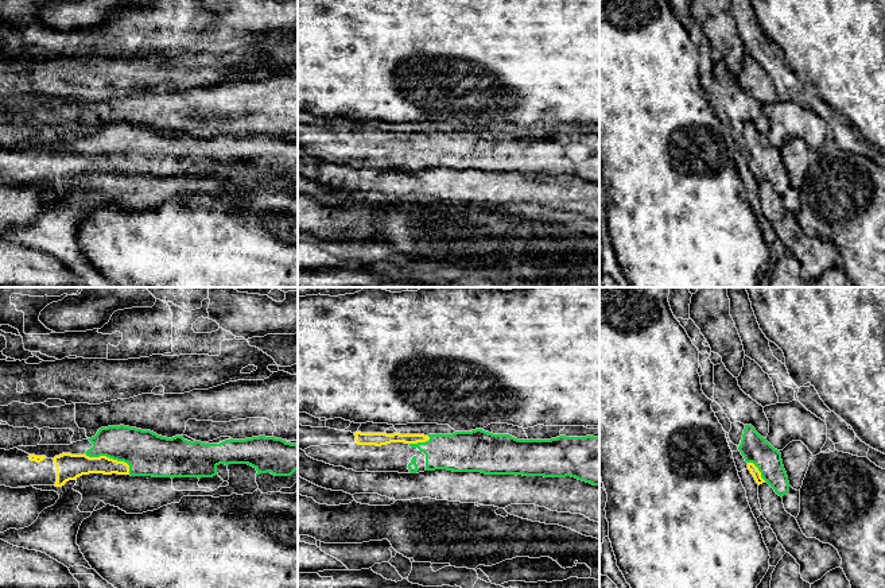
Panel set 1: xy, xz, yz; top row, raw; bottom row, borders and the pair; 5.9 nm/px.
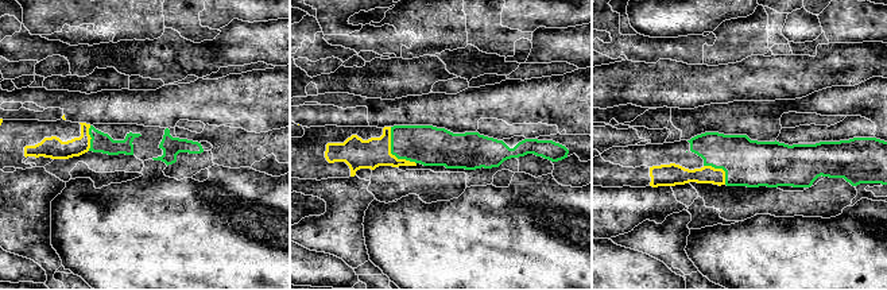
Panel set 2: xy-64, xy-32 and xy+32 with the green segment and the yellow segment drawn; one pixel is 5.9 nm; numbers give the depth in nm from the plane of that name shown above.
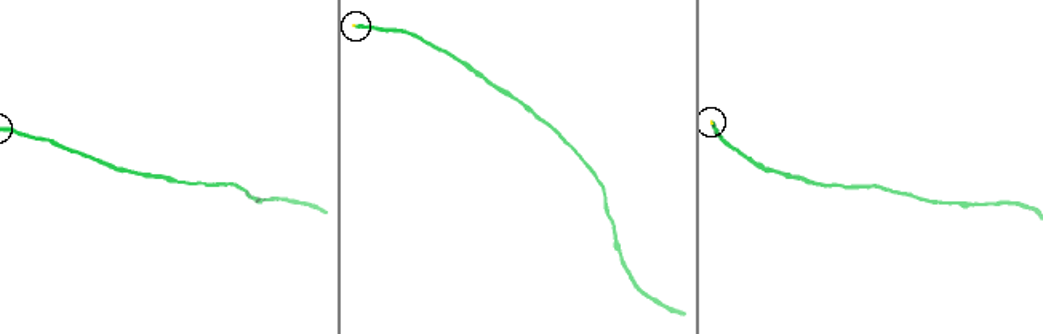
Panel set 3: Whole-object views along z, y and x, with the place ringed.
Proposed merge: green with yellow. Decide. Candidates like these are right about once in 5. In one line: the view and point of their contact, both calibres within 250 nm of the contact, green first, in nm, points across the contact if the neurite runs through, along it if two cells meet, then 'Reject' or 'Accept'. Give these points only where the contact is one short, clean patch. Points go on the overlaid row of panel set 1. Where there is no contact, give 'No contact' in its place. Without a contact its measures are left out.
Touches green at xy (111, 457). Thickness 260 nm (green) against 150 nm. Accept

